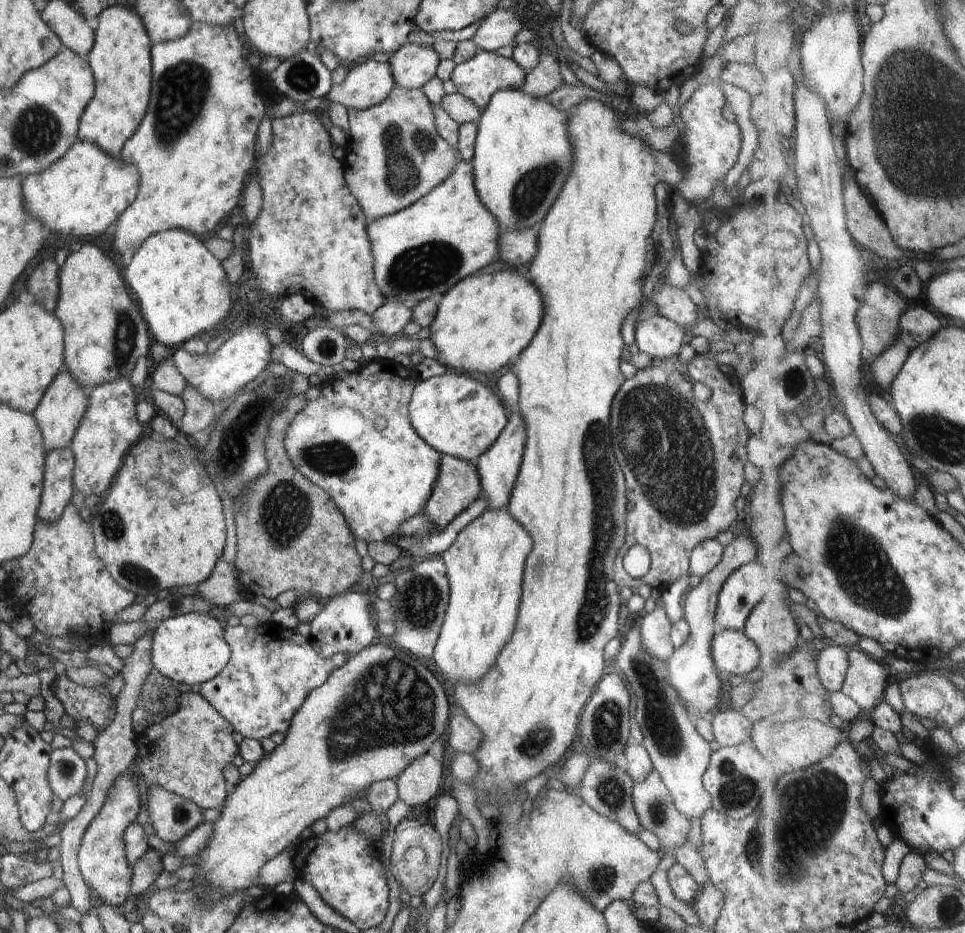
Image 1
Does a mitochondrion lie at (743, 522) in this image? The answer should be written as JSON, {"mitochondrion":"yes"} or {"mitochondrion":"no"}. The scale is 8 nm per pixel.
{"mitochondrion":"no"}

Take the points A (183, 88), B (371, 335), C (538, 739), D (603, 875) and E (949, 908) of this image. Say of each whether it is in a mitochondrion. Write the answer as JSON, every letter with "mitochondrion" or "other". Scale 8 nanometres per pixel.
{"A":"mitochondrion","B":"other","C":"mitochondrion","D":"mitochondrion","E":"mitochondrion"}

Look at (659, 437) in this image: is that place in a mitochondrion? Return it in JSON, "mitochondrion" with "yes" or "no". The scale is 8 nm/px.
{"mitochondrion":"yes"}

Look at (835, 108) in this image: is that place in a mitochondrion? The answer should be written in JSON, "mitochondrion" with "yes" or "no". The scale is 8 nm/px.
{"mitochondrion":"no"}

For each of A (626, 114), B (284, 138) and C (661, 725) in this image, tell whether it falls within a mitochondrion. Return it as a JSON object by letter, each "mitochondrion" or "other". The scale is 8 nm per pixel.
{"A":"other","B":"other","C":"mitochondrion"}

